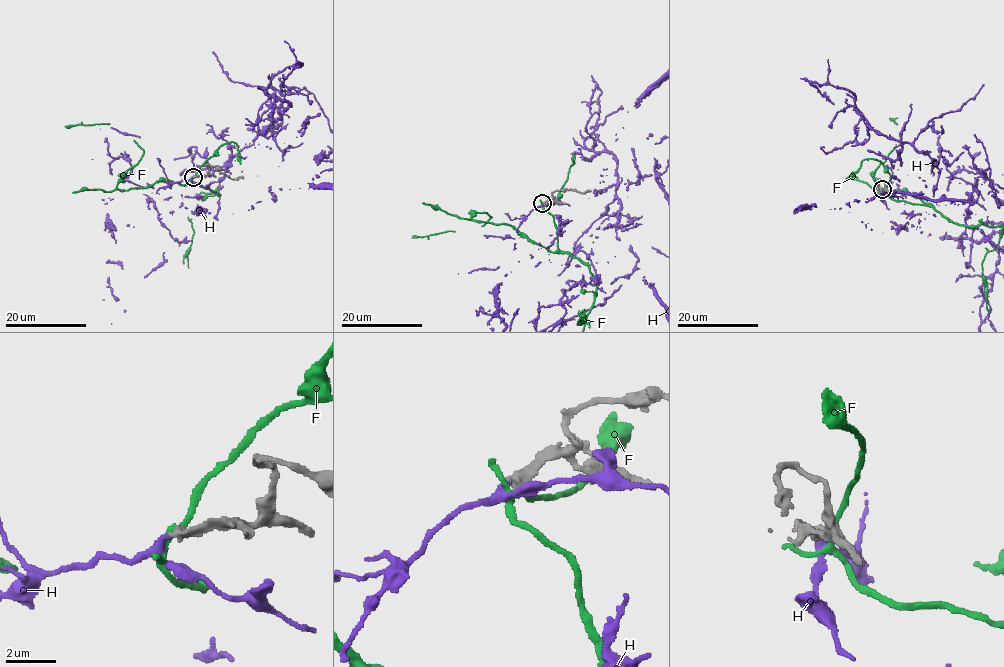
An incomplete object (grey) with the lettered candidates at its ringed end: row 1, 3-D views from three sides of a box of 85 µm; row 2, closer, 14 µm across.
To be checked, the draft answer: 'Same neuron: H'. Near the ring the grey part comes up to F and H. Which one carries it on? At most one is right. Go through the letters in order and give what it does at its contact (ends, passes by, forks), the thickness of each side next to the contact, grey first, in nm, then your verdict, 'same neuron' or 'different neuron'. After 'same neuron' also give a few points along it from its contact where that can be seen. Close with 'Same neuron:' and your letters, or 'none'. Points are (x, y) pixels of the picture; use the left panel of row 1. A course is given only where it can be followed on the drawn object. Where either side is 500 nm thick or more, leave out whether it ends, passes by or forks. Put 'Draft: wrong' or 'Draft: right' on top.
Draft: right
F: it passes by; calibres 420 and 220 nm; different neuron
H: it passes by; calibres 400 and 200 nm; same neuron
Same neuron: H

